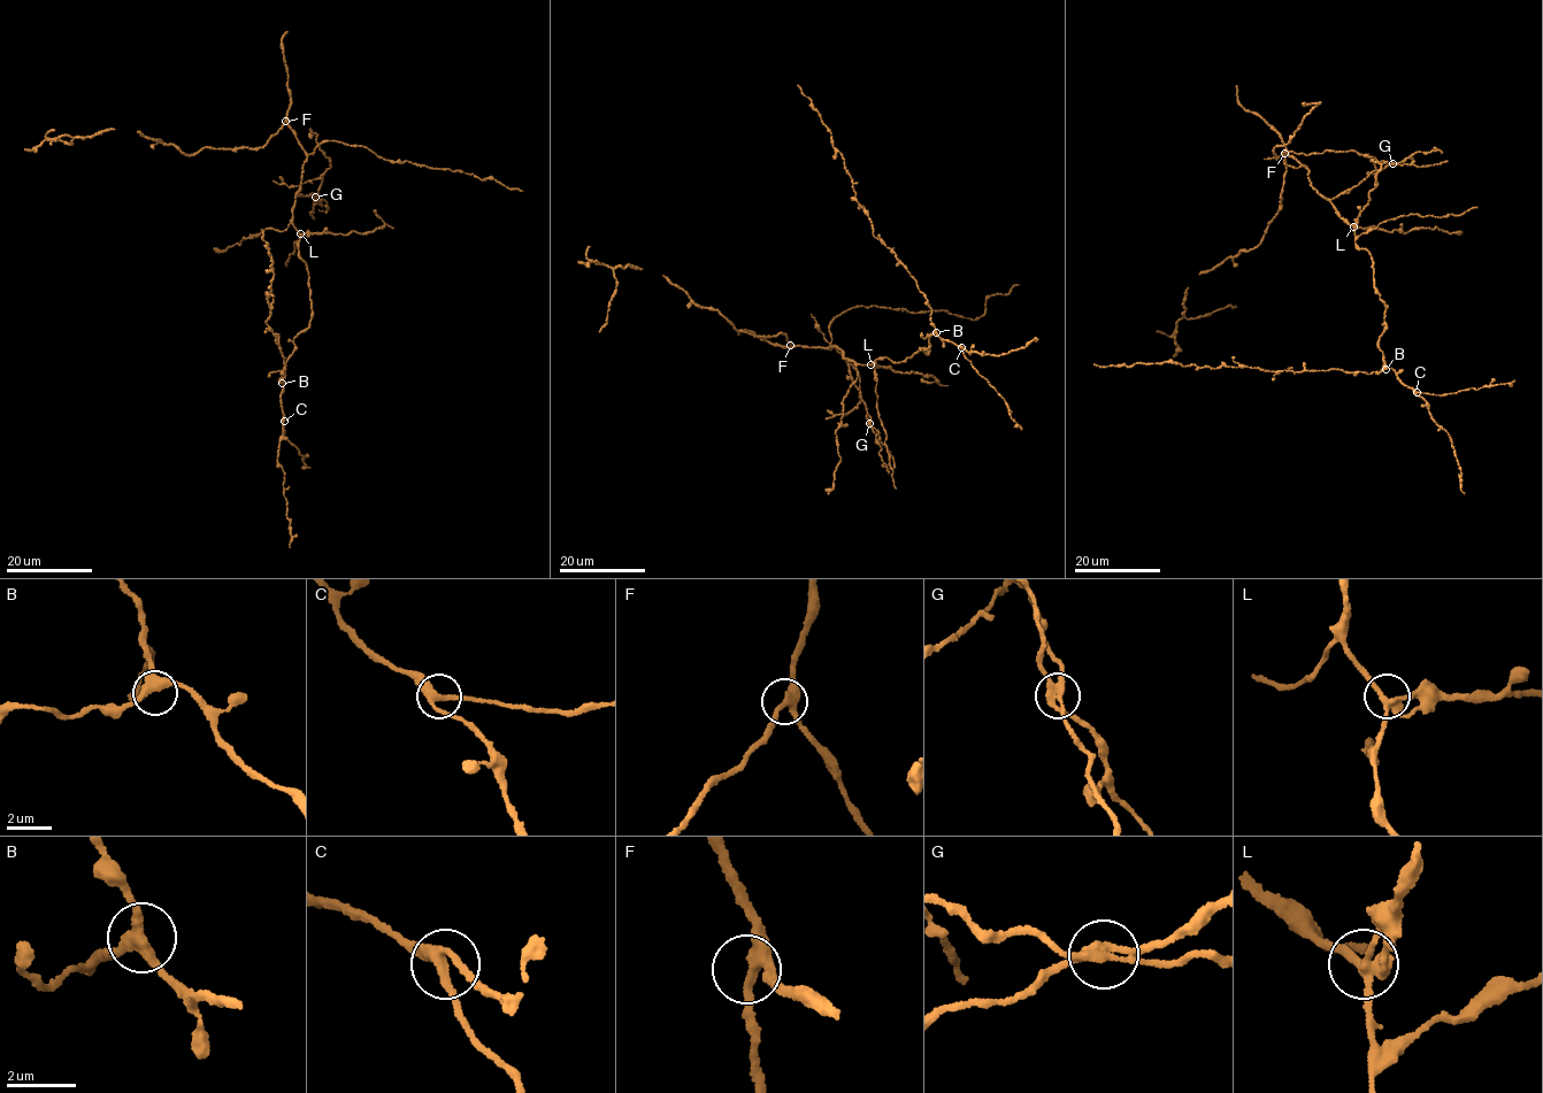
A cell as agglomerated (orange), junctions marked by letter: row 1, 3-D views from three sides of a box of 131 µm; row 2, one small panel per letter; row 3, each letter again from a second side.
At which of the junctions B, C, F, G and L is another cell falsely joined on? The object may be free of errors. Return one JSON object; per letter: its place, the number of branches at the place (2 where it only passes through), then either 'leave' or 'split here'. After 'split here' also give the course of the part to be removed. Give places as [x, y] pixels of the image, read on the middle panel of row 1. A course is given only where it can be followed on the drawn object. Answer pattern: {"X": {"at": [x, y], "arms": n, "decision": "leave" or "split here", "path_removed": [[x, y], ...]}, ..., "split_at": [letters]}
{"B": {"at": [936, 332], "arms": 3, "decision": "leave"}, "C": {"at": [961, 347], "arms": 3, "decision": "leave"}, "F": {"at": [790, 345], "arms": 3, "decision": "leave"}, "G": {"at": [869, 423], "arms": 4, "decision": "split here", "path_removed": [[869, 423], [865, 402], [860, 398], [859, 375], [826, 341], [811, 314]]}, "L": {"at": [870, 364], "arms": 4, "decision": "leave"}, "split_at": ["G"]}

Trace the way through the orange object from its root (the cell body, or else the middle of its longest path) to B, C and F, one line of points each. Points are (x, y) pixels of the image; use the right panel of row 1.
B: (1355, 233), (1355, 246), (1369, 252), (1375, 291), (1384, 303), (1386, 330), (1379, 345), (1386, 369)
C: (1355, 233), (1355, 246), (1369, 252), (1375, 291), (1384, 303), (1386, 330), (1379, 345), (1384, 366), (1417, 392)
F: (1355, 233), (1355, 228), (1311, 184), (1306, 168), (1284, 153)

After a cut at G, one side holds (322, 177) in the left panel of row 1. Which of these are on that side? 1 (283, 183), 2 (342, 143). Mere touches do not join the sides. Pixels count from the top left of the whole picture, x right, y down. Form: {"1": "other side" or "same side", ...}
{"1": "same side", "2": "other side"}

